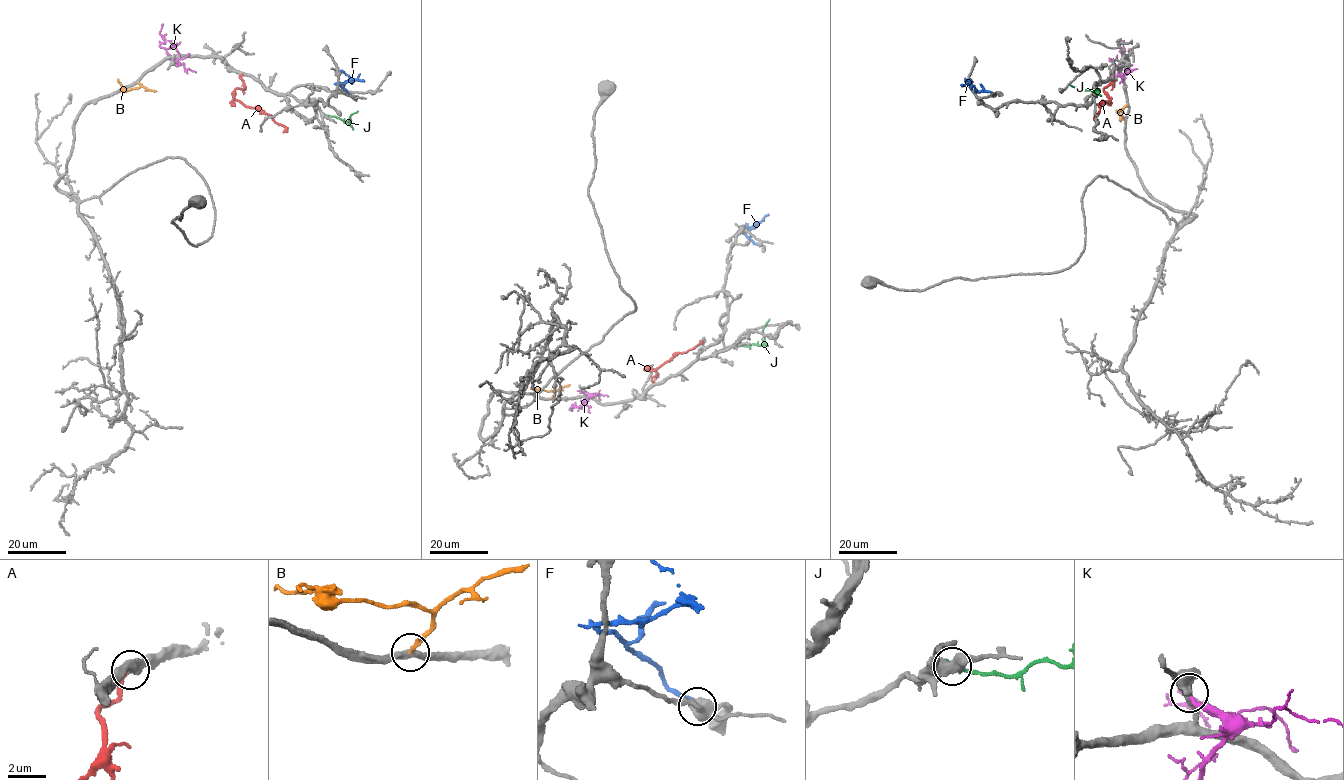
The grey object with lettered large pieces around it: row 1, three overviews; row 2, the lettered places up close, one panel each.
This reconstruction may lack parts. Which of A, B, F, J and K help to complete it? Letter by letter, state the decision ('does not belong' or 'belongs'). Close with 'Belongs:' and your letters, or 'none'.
A: belongs
B: does not belong
F: does not belong
J: does not belong
K: does not belong
Belongs: A

